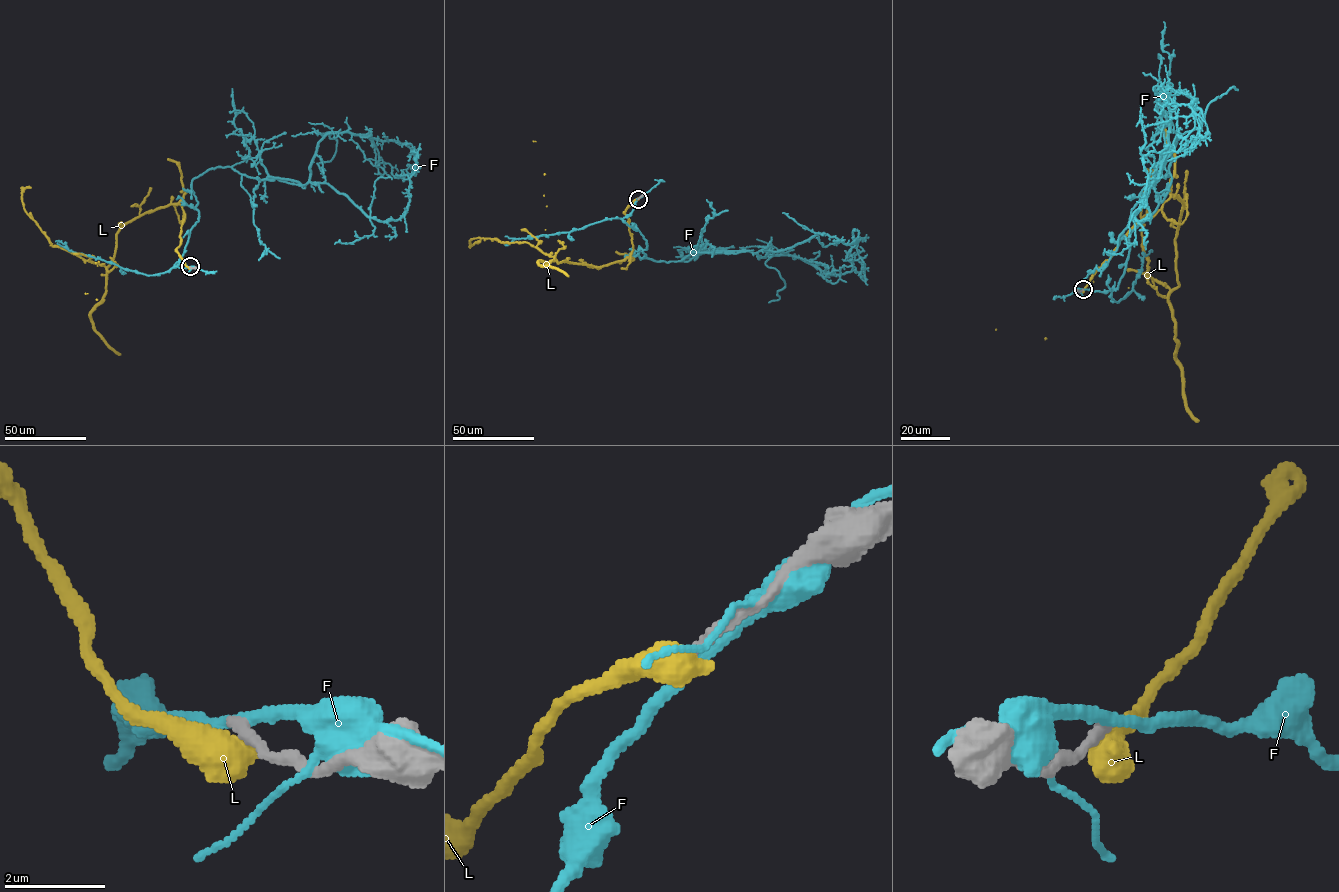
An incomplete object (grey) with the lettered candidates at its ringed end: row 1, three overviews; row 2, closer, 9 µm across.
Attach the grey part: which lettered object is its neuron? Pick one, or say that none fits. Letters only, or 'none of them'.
none of them

